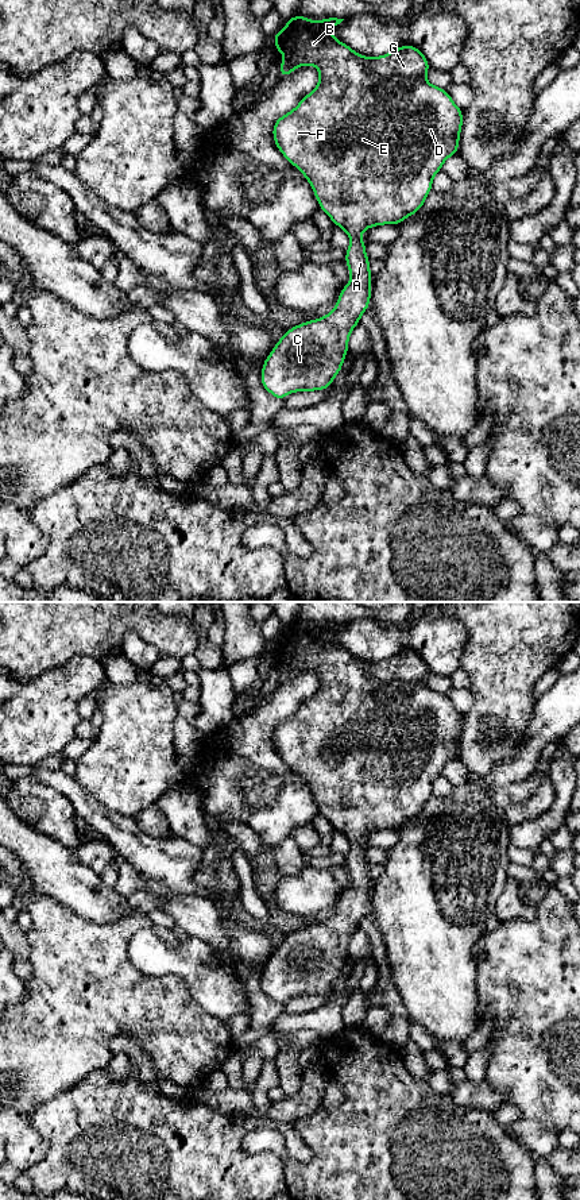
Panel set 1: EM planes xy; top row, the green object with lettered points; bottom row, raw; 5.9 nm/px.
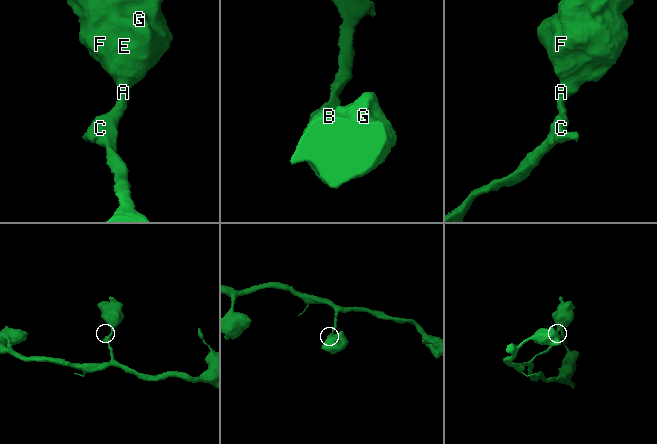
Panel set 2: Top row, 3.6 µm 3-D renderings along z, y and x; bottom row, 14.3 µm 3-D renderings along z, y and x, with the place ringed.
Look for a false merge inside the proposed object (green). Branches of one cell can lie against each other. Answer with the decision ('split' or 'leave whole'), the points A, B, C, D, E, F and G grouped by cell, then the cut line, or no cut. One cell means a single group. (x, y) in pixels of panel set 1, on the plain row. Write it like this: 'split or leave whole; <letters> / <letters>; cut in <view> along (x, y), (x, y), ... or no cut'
leave whole; A B C D E F G; no cut

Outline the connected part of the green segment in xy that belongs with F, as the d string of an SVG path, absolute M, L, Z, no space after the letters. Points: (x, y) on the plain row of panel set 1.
M299 618L286 626L272 641L275 655L283 656L279 683L285 683L294 674L314 670L320 676L320 687L308 698L298 710L274 726L272 741L282 760L297 772L312 790L314 800L335 830L341 831L349 841L351 849L345 856L345 869L351 876L351 887L341 895L335 914L324 922L309 925L285 935L271 958L264 964L260 988L275 1004L282 1006L293 996L325 995L332 991L333 983L341 976L348 945L352 934L359 929L361 919L371 906L372 880L370 864L366 860L366 846L360 838L370 831L382 829L398 830L407 821L415 819L432 796L432 786L441 775L442 768L459 757L459 744L463 732L463 714L452 705L451 699L429 688L425 679L430 670L424 657L414 651L401 651L388 659L367 663L355 657L348 649L337 645L329 633L344 624L329 622L310 625Z

